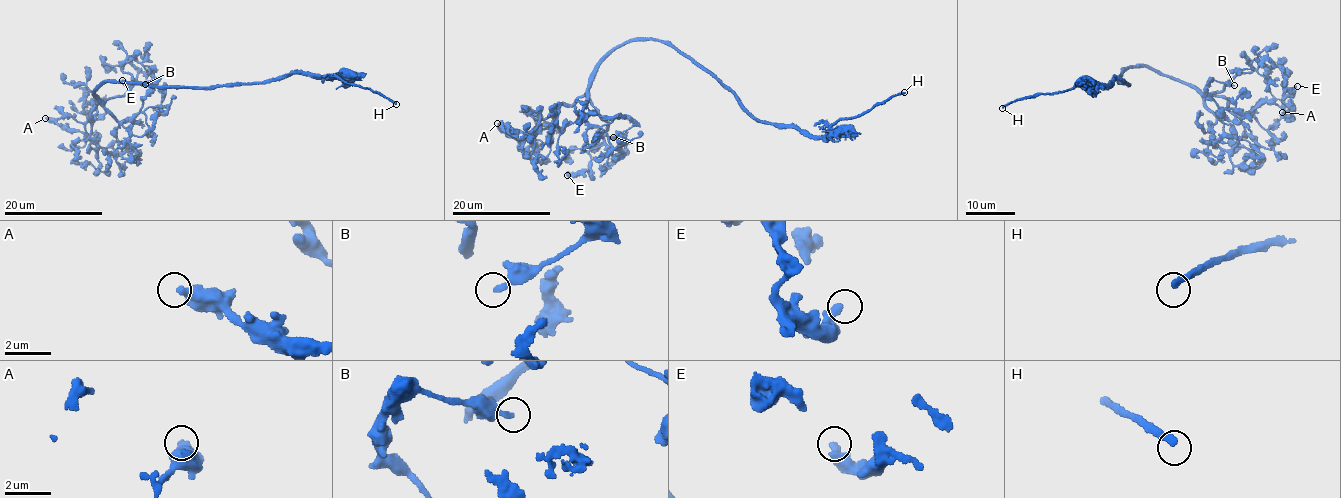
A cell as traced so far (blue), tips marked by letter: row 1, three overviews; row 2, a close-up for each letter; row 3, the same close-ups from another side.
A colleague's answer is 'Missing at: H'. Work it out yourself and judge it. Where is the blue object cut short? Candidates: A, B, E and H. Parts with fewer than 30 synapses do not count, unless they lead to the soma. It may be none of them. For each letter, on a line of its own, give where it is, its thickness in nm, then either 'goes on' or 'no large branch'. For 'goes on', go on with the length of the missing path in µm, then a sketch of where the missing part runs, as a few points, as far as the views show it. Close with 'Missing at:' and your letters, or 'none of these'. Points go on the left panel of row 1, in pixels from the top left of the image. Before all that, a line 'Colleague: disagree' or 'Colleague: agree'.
Colleague: agree
A: at (45, 118); 440 nm thick; no large branch
B: at (145, 84); 240 nm thick; no large branch
E: at (122, 80); 400 nm thick; no large branch
H: at (396, 104); 300 nm thick; goes on; about 60 µm are missing
Missing at: H

